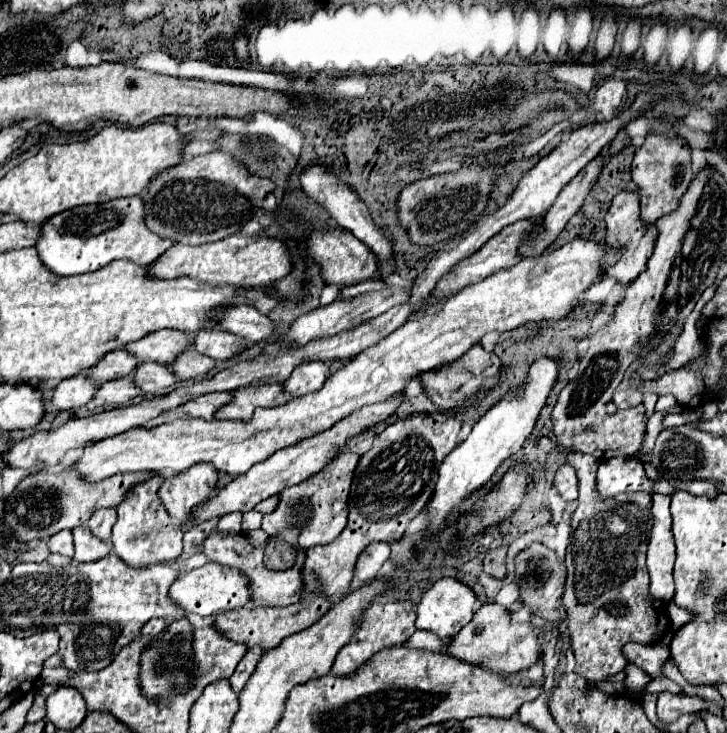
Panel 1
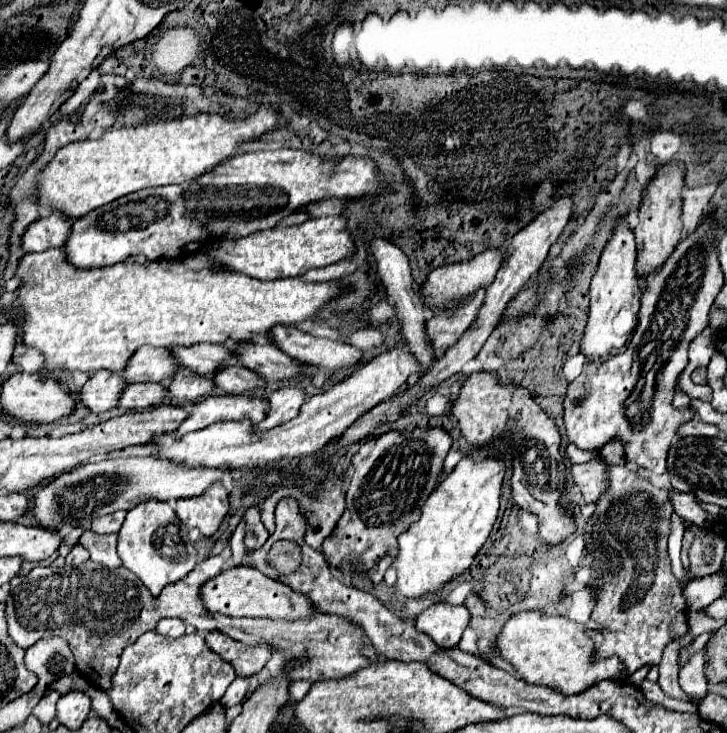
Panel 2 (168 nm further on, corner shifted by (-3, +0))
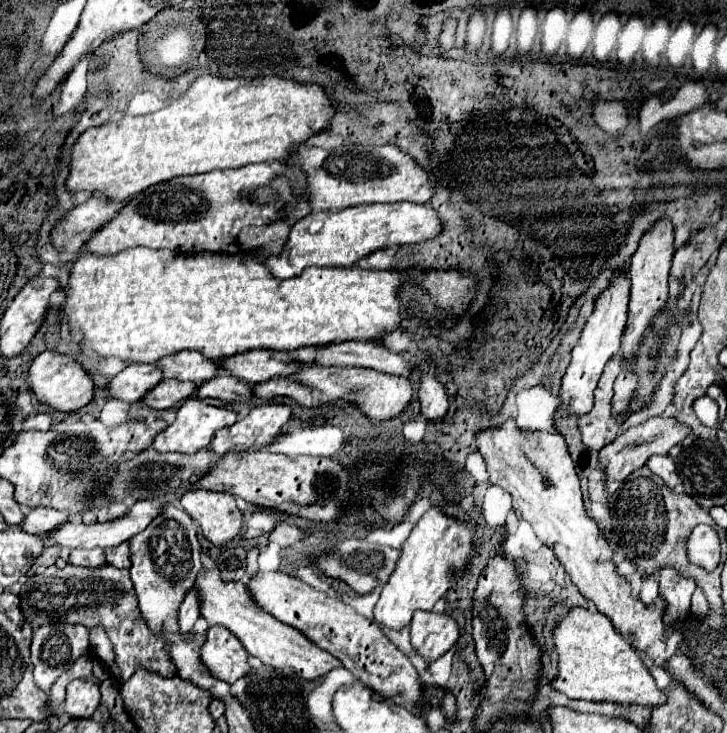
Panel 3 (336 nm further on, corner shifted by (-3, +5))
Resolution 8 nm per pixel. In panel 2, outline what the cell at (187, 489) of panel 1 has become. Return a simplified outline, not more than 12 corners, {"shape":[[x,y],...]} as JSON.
{"shape":[[214,482],[176,502],[188,528],[212,536],[228,512],[228,492]]}

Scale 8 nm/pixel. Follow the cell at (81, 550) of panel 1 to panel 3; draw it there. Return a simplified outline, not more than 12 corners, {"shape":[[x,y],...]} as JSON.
{"shape":[[128,543],[110,547],[106,559],[114,567],[130,569]]}

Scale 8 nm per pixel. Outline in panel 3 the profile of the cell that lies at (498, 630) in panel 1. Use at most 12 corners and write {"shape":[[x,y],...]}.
{"shape":[[576,607],[558,623],[568,699],[668,701],[606,615]]}

